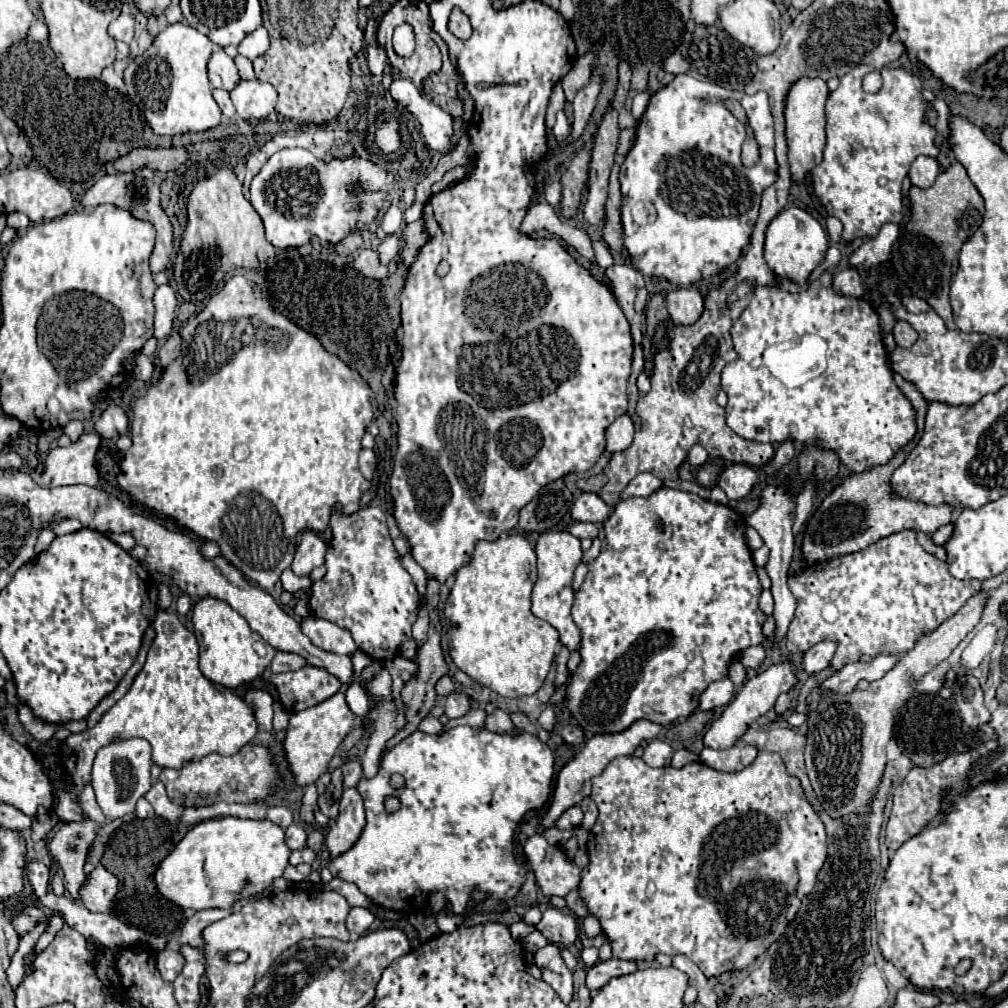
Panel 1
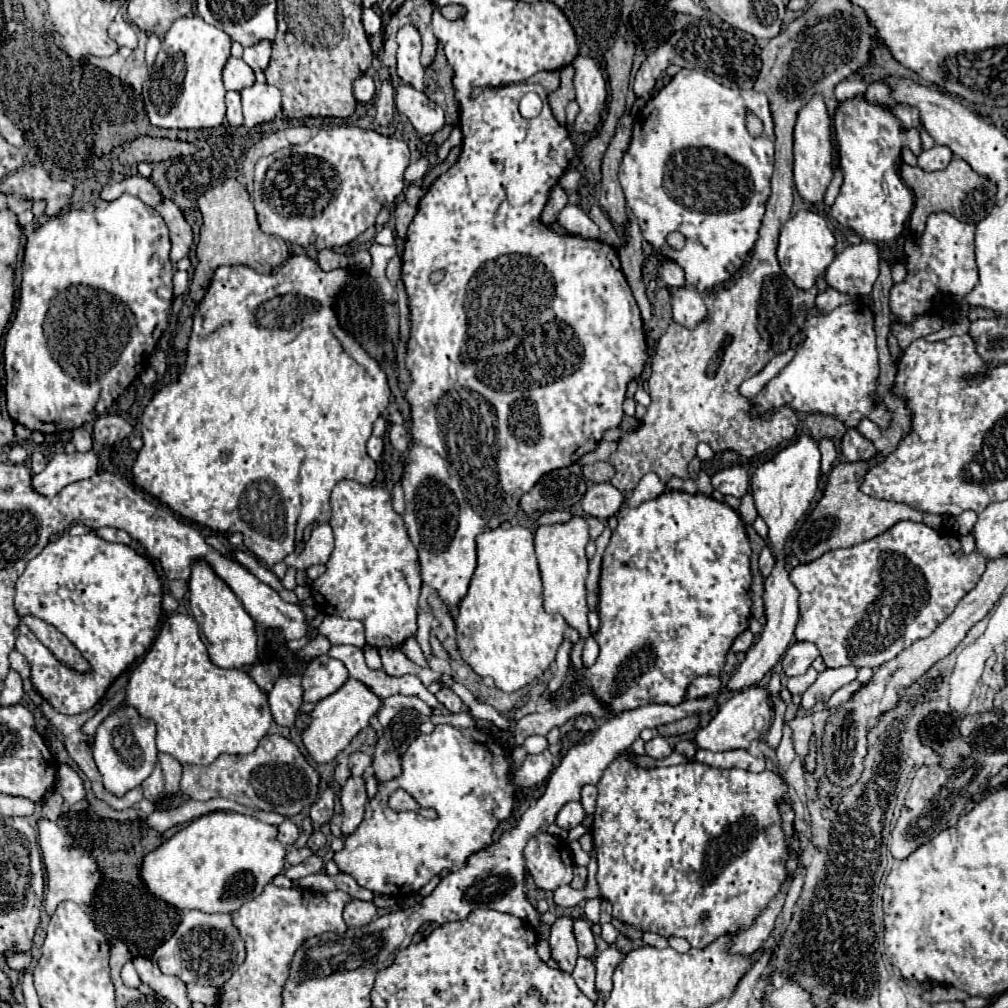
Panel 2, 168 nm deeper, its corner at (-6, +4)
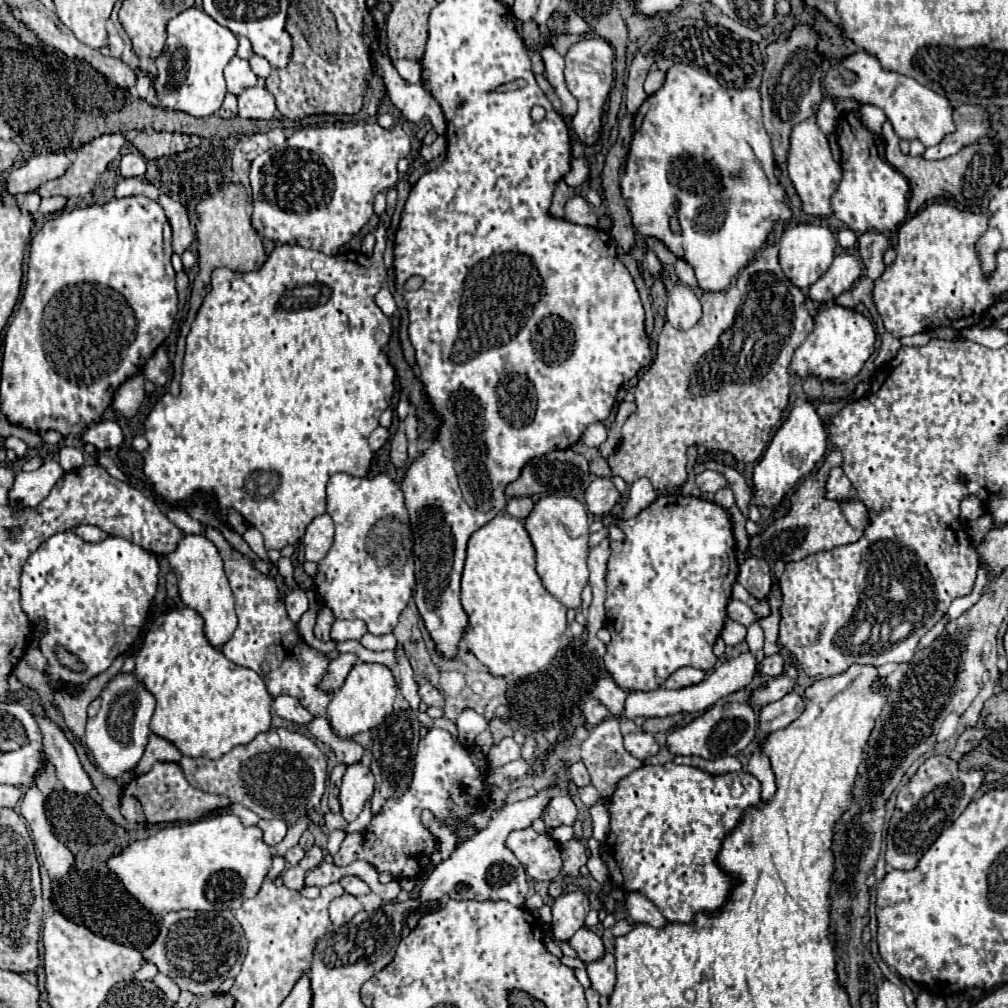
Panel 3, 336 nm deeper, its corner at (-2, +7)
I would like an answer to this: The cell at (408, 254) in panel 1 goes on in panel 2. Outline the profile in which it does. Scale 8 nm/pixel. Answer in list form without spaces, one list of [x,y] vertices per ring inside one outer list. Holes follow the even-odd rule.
[[[400,201],[396,203],[396,209],[394,209],[394,221],[396,221],[396,235],[398,237],[406,237],[406,229],[410,225],[410,221],[414,219],[414,213],[416,213],[416,207],[410,207],[406,201]]]

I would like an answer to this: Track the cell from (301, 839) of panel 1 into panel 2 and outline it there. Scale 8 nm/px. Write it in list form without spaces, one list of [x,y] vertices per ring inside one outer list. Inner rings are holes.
[[[284,819],[280,825],[278,825],[278,841],[282,845],[292,845],[300,835],[300,829],[290,821],[290,819]]]

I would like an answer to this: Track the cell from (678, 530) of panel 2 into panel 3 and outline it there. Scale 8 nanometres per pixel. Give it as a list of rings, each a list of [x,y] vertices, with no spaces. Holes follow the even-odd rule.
[[[666,494],[658,496],[638,516],[620,518],[618,526],[626,534],[626,540],[610,542],[606,628],[612,640],[606,644],[604,670],[626,692],[658,690],[682,666],[712,670],[718,660],[712,646],[728,618],[726,606],[732,598],[732,584],[738,578],[734,524],[728,510],[702,498]]]

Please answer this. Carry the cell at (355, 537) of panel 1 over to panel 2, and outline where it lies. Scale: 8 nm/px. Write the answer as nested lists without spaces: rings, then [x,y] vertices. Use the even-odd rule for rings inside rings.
[[[338,481],[330,497],[334,529],[334,551],[326,563],[326,571],[312,585],[312,599],[316,611],[324,615],[338,615],[358,619],[366,627],[366,643],[374,647],[400,647],[416,633],[416,607],[420,597],[420,571],[416,567],[418,553],[408,537],[404,519],[392,509],[392,495],[384,487],[360,485],[356,481]]]

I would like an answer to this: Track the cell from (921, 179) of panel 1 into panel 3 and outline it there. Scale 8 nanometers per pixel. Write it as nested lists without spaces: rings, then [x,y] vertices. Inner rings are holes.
[[[960,106],[954,110],[954,120],[956,120],[956,132],[948,134],[940,144],[926,148],[922,158],[926,160],[942,160],[948,156],[954,156],[960,148],[966,144],[976,142],[982,138],[988,128],[988,114],[976,106]]]

